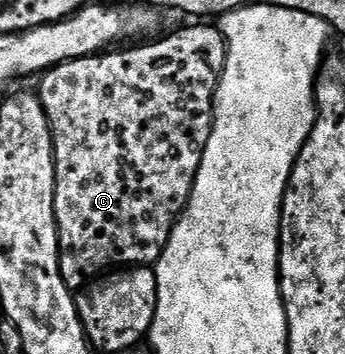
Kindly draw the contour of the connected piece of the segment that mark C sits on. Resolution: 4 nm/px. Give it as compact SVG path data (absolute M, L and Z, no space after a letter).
M203 23L193 24L196 24L193 28L172 32L157 44L144 44L141 48L130 49L129 52L108 50L103 54L83 56L77 60L68 60L65 64L57 64L55 68L49 68L43 73L44 81L41 82L40 88L38 87L38 95L52 131L52 149L56 155L54 210L56 226L60 230L60 269L62 278L70 289L83 288L93 277L105 270L116 270L121 266L155 265L170 238L173 226L184 213L200 169L202 154L206 150L206 142L212 133L212 100L216 96L216 82L224 70L228 53L228 44L221 36L219 27L203 28L200 25Z

